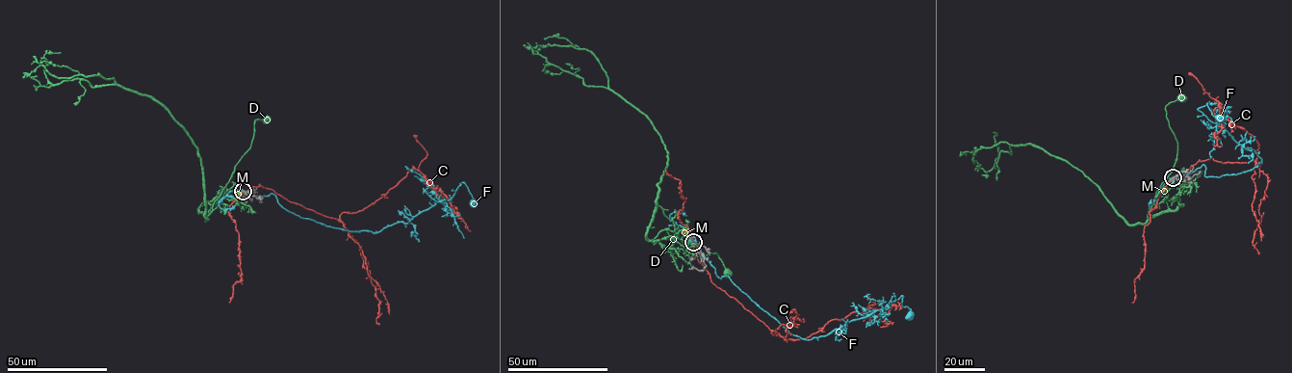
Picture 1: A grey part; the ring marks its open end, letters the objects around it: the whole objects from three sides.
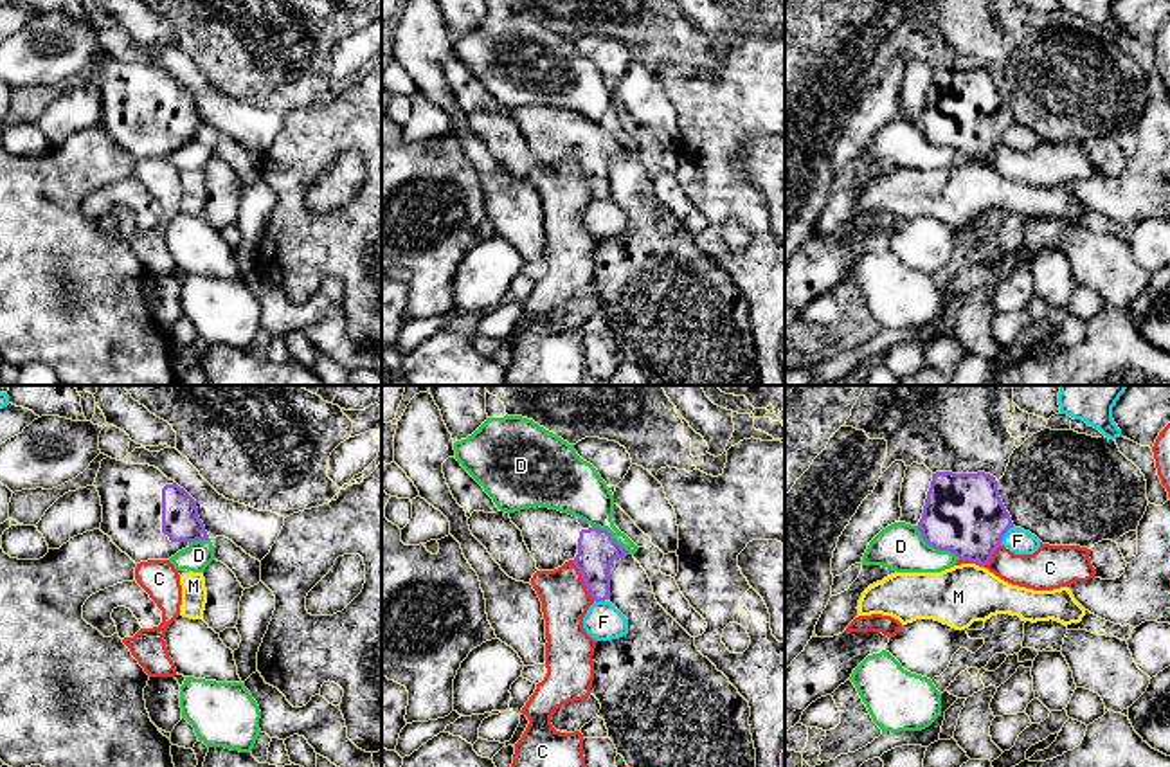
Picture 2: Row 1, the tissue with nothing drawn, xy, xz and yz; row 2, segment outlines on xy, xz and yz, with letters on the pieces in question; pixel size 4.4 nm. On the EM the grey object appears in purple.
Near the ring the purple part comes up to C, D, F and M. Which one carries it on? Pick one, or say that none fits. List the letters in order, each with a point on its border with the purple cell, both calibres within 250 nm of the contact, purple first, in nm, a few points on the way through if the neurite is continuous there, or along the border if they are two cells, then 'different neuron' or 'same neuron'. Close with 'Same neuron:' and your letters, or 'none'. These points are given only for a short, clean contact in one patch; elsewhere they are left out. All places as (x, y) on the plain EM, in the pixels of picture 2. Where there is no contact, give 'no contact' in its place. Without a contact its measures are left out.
C: contact yz (981, 162); calibres 360 and 170 nm; border yz (999, 141), (981, 162), (960, 157); different neuron
D: contact yz (936, 144); calibres 360 and 220 nm; border yz (915, 123), (929, 141), (949, 146), (960, 155); different neuron
F: contact yz (1005, 130); calibres 360 and 110 nm; different neuron
M: no contact; different neuron
Same neuron: none

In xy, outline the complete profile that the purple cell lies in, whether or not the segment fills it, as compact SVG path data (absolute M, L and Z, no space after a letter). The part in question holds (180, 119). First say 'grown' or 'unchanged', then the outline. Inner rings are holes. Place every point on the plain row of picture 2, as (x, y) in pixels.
grown | M106 54L101 58L94 83L103 103L101 128L135 160L169 157L191 139L209 137L196 97L155 63Z

